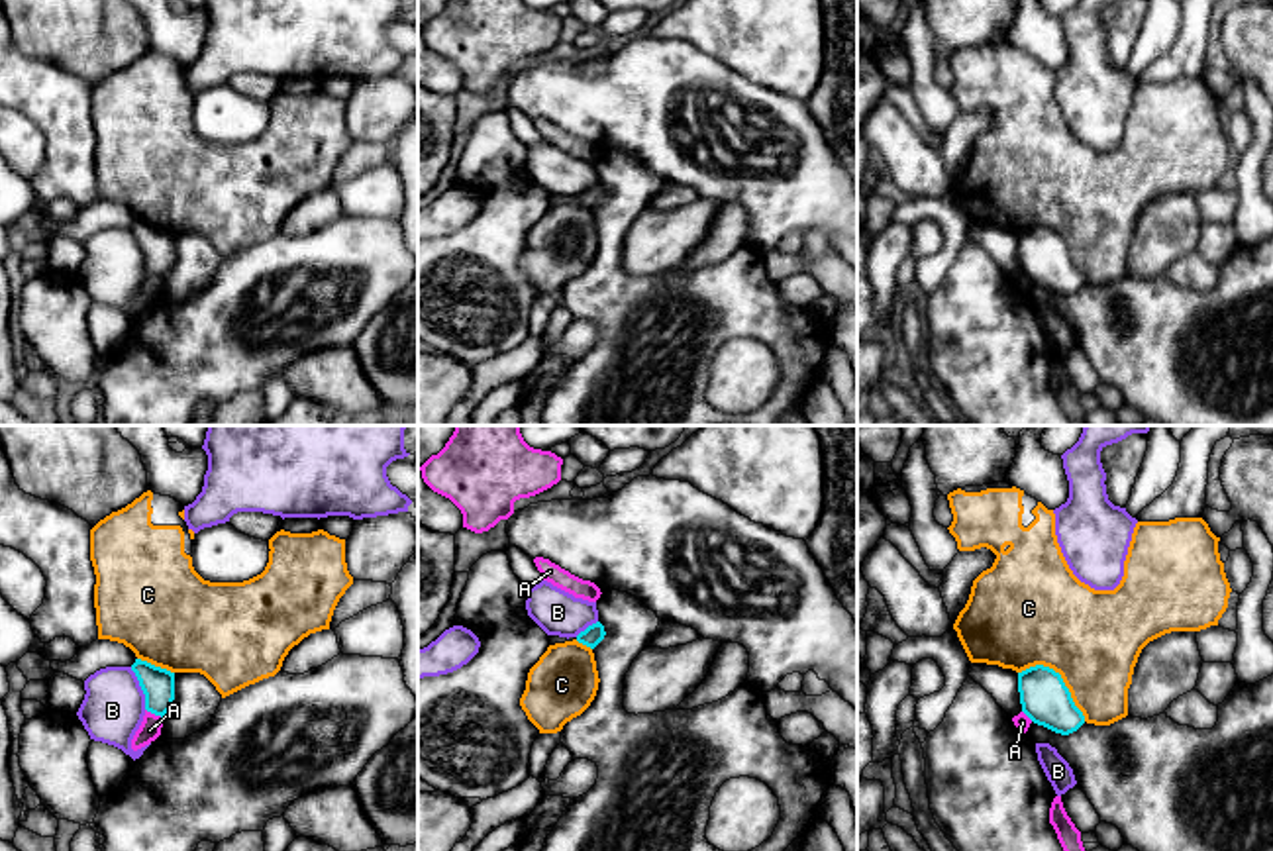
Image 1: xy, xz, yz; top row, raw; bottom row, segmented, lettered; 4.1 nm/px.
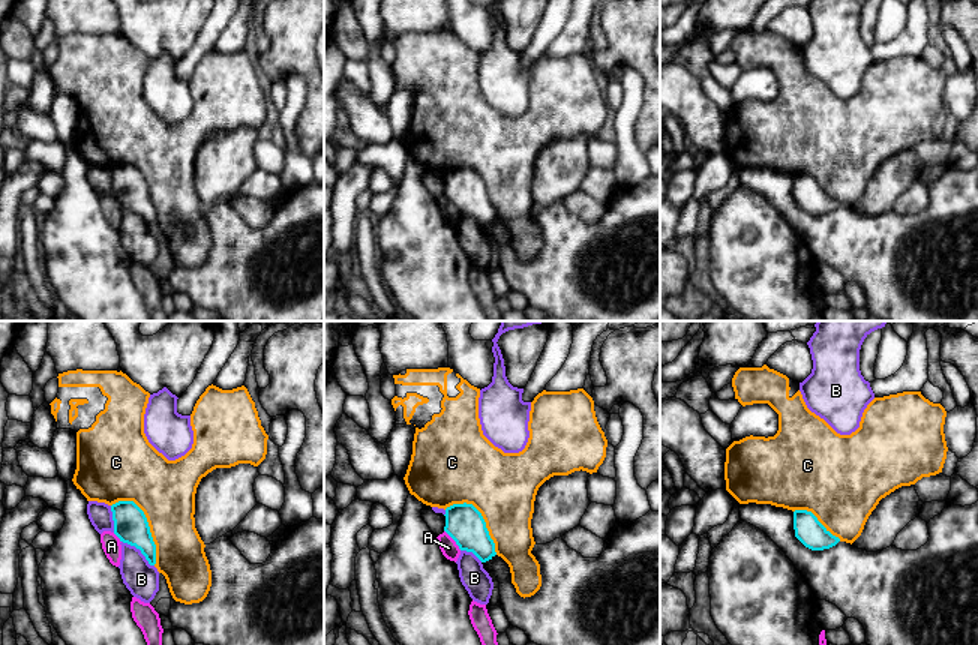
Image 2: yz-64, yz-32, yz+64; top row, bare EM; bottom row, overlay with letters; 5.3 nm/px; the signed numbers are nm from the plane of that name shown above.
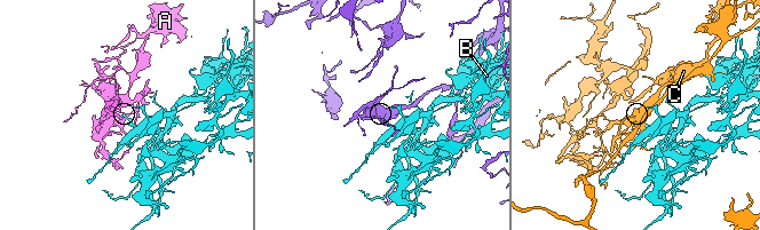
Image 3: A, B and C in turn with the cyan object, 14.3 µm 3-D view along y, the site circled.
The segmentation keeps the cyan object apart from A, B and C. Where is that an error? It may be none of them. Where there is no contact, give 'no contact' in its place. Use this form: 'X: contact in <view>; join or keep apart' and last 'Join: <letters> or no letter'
A: contact in xy; keep apart
B: contact in xy; keep apart
C: contact in yz; keep apart
Join: no letter

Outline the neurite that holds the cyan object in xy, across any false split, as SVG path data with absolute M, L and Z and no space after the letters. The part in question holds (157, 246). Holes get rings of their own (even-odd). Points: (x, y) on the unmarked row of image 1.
M135 220L131 225L145 255L145 271L165 278L175 261L175 233Z

